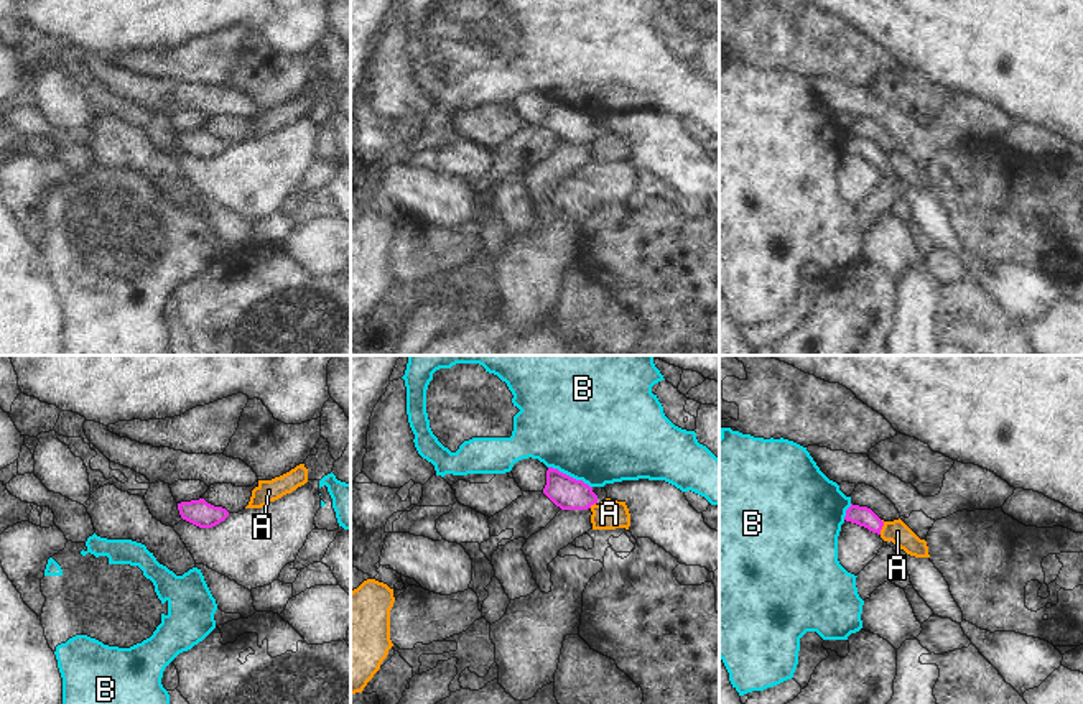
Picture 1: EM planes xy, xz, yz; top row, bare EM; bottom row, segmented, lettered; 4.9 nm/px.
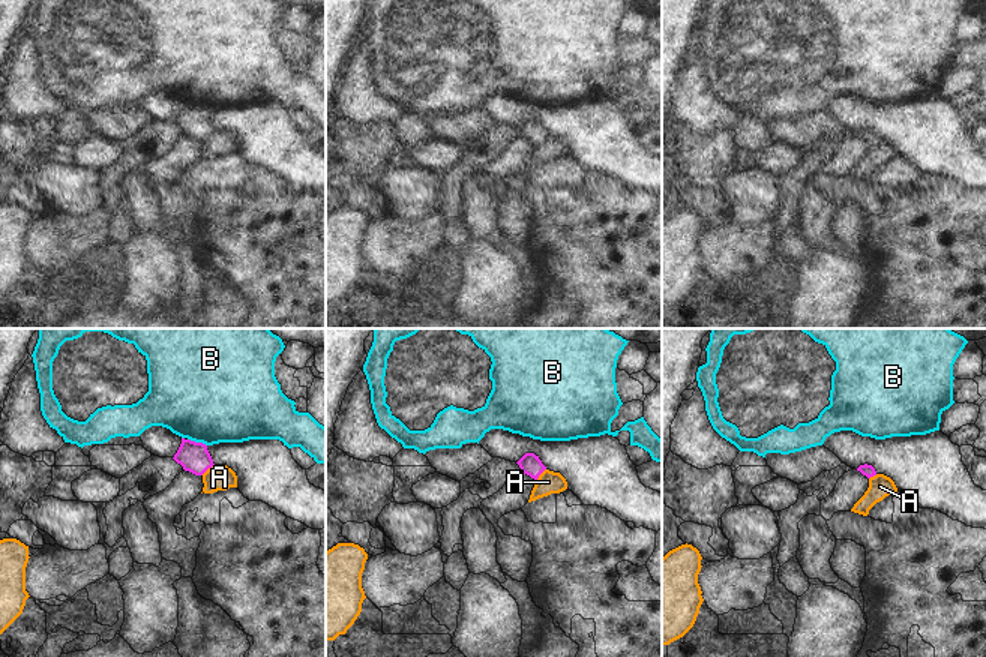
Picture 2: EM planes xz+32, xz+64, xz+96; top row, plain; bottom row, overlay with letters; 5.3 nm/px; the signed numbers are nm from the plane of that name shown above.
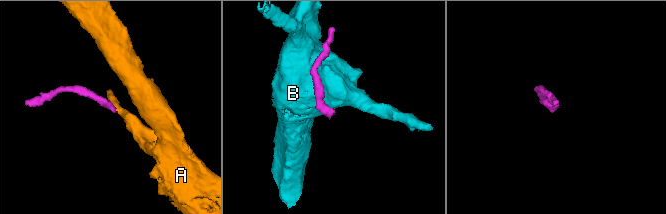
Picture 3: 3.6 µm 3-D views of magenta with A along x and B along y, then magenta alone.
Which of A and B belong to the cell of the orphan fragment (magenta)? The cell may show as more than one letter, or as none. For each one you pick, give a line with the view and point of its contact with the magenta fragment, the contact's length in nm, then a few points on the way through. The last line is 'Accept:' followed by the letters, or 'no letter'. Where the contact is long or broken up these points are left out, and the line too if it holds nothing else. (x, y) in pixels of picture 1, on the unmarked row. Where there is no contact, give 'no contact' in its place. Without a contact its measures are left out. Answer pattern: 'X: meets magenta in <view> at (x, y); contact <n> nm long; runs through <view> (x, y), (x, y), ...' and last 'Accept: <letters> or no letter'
A: meets magenta in yz at (883, 157); contact 70 nm long; runs through yz (864, 148), (883, 157), (897, 163)
Accept: A

